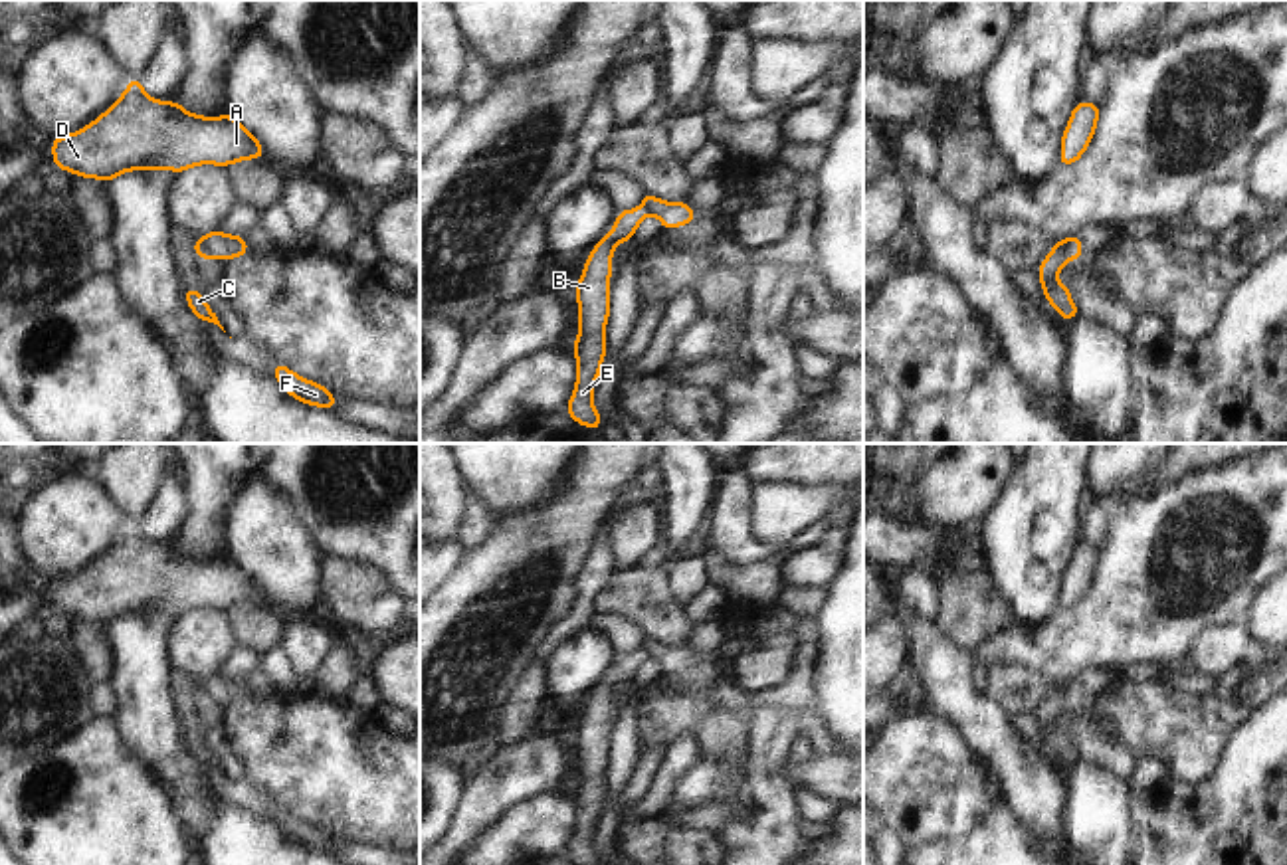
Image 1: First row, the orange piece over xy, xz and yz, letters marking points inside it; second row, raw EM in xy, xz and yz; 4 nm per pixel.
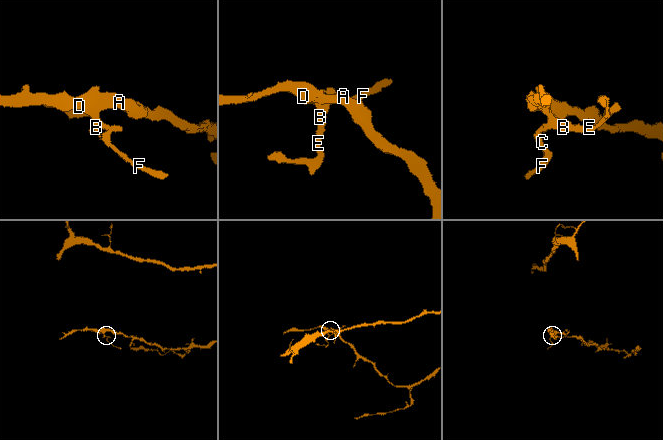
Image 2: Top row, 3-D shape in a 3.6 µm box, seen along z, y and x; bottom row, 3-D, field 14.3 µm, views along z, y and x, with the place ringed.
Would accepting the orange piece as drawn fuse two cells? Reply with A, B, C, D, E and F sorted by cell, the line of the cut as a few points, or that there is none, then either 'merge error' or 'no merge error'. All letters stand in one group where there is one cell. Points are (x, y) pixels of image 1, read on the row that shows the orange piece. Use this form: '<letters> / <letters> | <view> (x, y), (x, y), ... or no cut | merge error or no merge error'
A B D E / C F | yz (1068, 238), (1074, 258) | merge error

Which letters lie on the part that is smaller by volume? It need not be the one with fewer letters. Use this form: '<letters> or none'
C, F.

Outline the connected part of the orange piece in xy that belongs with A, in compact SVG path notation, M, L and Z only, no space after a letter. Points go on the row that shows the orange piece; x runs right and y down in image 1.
M129 79L125 93L87 127L51 139L53 166L111 182L131 170L184 172L198 164L230 166L265 158L261 143L230 113L216 119L145 93Z

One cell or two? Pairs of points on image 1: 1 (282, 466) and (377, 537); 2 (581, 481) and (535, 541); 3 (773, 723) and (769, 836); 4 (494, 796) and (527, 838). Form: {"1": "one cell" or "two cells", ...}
{"1": "one cell", "2": "one cell", "3": "one cell", "4": "two cells"}

